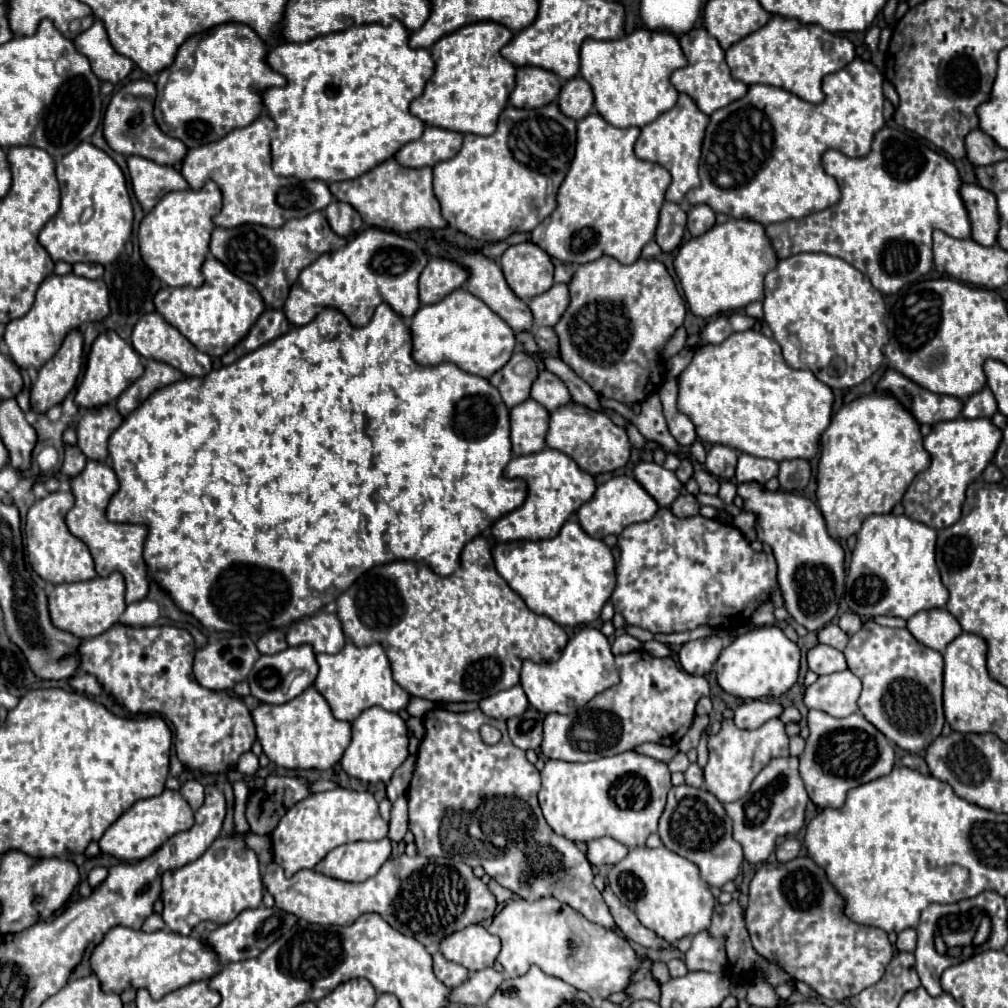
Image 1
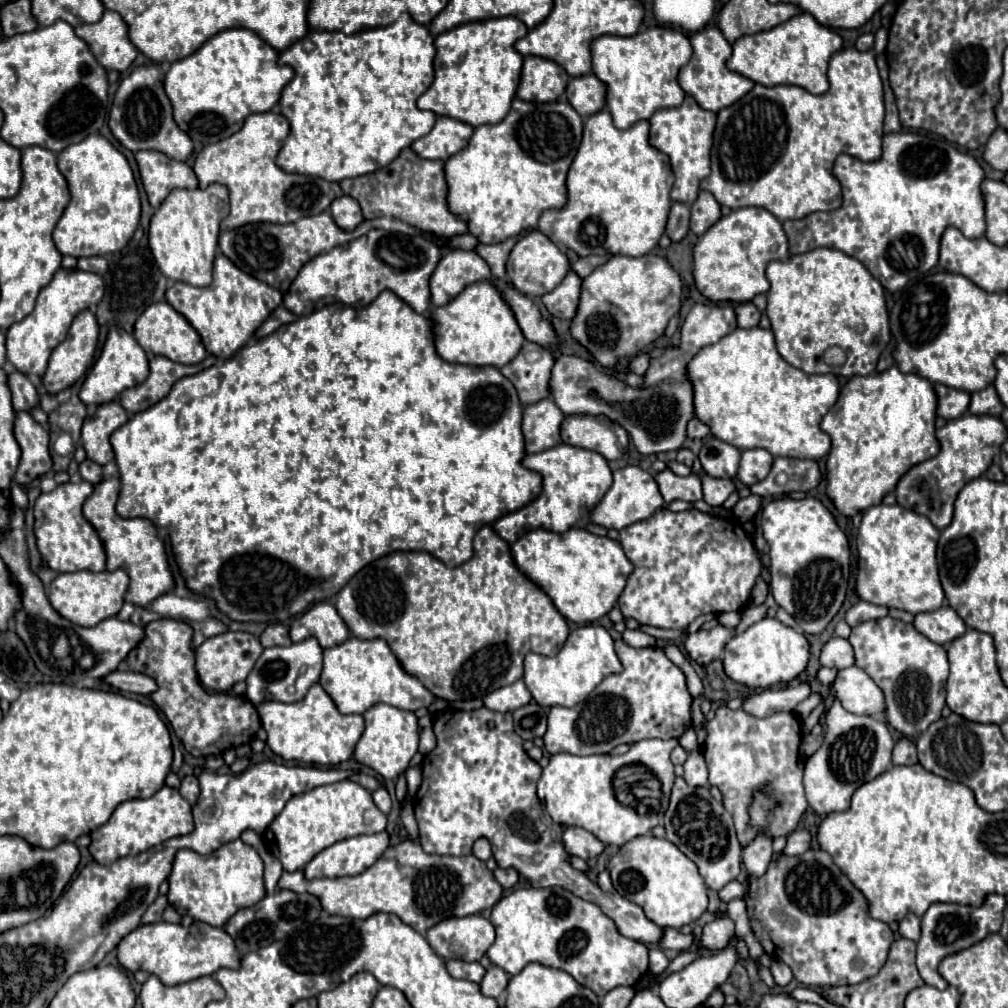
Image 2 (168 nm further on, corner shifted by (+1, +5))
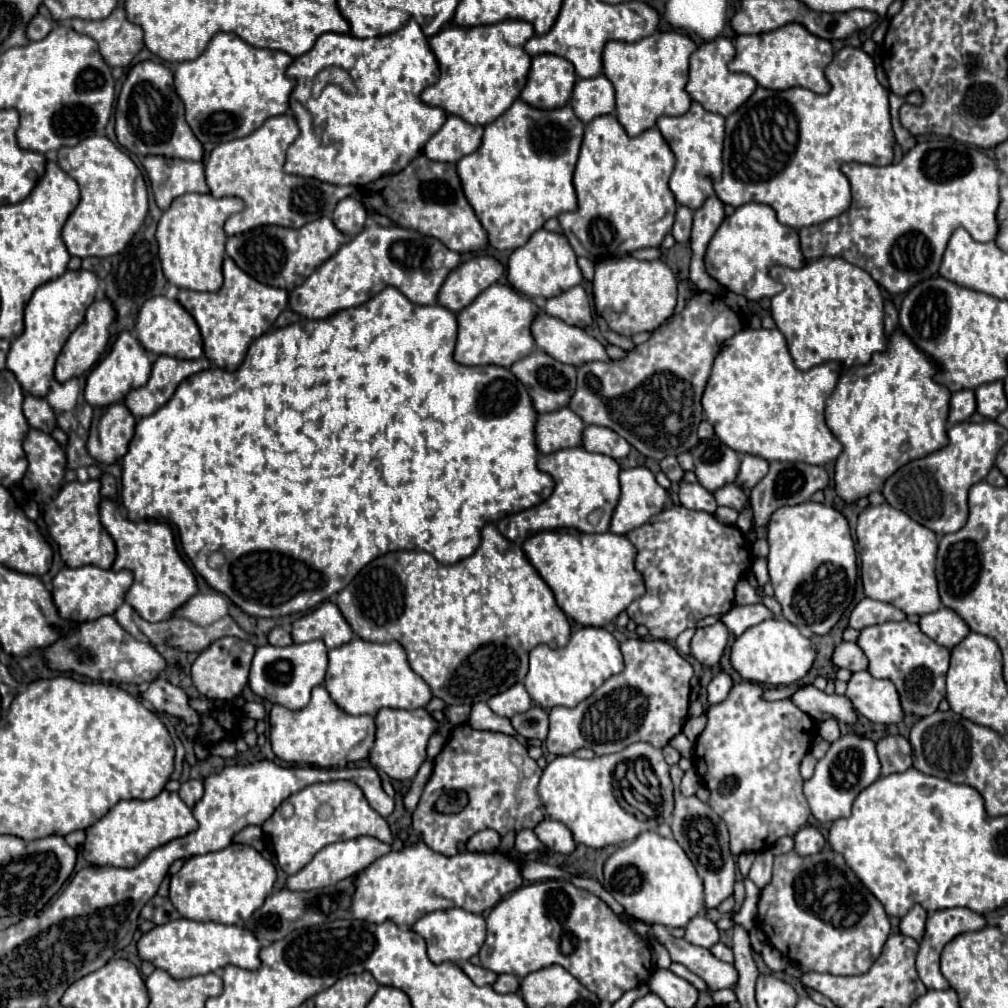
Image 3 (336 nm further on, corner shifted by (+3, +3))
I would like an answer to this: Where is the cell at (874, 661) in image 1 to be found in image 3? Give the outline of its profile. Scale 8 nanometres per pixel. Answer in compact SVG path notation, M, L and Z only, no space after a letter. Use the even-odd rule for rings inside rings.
M883 622L867 626L859 632L857 646L869 660L869 674L875 678L887 678L895 684L901 700L901 708L907 716L925 718L933 714L939 702L945 698L945 674L949 668L949 650L935 644L913 622Z

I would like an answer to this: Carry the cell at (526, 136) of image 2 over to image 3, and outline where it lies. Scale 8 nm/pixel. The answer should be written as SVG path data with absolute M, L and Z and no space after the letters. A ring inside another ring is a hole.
M515 100L503 116L485 126L481 146L457 162L457 174L461 178L465 198L473 206L481 226L487 232L489 246L495 250L515 250L517 246L523 246L529 234L539 230L549 218L555 218L561 212L577 210L573 170L583 140L583 128L585 124L575 116L571 106L539 110L521 100Z

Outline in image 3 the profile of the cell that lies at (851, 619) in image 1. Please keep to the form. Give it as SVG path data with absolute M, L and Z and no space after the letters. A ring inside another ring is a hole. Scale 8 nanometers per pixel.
M863 598L851 612L849 616L849 626L855 630L861 630L865 626L873 626L873 624L883 624L889 620L905 620L907 616L887 604L887 602L879 602L879 600L871 600L871 598Z

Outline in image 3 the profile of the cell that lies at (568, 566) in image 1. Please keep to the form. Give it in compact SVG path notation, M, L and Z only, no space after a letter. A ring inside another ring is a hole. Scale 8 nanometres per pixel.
M537 532L523 542L523 552L553 590L559 608L583 626L605 626L613 622L629 602L645 592L641 576L633 566L635 548L625 536L611 532Z

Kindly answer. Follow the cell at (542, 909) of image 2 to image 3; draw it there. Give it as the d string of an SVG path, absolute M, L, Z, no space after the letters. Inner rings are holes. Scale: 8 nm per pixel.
M565 880L521 886L503 898L487 916L487 940L479 958L487 970L519 978L559 964L607 1002L615 1002L623 992L645 984L653 970L649 944L601 898Z

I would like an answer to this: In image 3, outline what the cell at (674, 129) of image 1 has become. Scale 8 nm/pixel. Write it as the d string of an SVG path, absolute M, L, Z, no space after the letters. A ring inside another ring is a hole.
M691 102L691 108L683 116L661 116L657 128L675 154L675 170L669 180L669 188L675 200L691 210L697 210L713 194L713 180L721 176L721 150L725 118L715 112L707 112L699 102Z

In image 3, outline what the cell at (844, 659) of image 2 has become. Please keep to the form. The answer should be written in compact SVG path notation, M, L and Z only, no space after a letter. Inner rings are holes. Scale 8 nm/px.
M841 642L841 644L837 644L835 650L833 650L831 660L833 660L833 664L837 668L847 668L851 672L867 668L867 658L865 658L863 650L855 642Z

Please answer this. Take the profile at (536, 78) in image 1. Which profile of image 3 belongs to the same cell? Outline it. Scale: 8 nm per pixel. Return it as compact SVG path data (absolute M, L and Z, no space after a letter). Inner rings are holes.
M555 54L533 56L521 100L541 110L565 106L571 98L575 80L575 68L565 58Z

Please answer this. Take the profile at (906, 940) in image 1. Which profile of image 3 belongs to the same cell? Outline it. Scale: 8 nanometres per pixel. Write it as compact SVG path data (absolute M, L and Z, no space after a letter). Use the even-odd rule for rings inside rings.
M913 906L903 918L901 918L901 934L913 938L913 940L921 940L923 938L923 932L925 932L925 918L927 918L927 912L921 908L921 906Z

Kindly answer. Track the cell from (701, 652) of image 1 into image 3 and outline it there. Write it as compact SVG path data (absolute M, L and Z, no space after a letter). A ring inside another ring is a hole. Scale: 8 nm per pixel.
M715 622L707 628L697 628L691 640L691 654L705 666L715 666L721 660L721 654L727 646L729 632L723 622Z

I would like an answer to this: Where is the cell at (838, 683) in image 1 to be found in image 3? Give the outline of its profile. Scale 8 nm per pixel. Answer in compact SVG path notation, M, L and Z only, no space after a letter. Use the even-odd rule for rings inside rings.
M853 672L847 682L845 696L853 708L867 720L877 724L895 724L903 718L899 694L889 680L877 680L869 672Z

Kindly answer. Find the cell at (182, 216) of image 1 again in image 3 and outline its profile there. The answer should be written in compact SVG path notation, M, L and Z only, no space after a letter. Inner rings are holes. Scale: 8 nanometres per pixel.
M183 194L177 196L171 206L163 212L157 224L157 246L159 246L159 260L165 278L187 290L197 292L215 292L223 284L221 264L225 256L225 240L227 234L223 232L225 220L243 210L243 202L235 196L213 198L211 194Z

